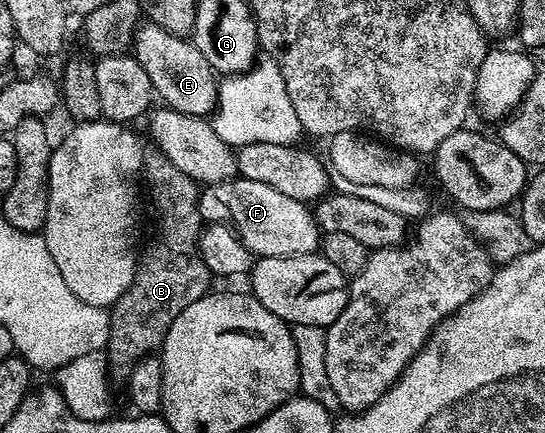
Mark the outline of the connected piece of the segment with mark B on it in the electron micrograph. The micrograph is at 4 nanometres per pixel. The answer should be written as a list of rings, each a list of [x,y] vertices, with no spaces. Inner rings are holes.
[[[153,152],[144,159],[143,182],[149,185],[149,198],[153,201],[153,214],[157,223],[153,226],[153,235],[149,243],[140,251],[137,270],[134,280],[116,303],[109,310],[109,345],[107,357],[114,367],[125,366],[132,368],[141,358],[150,357],[160,351],[165,342],[171,324],[175,324],[175,316],[187,308],[187,304],[195,304],[204,294],[210,293],[211,275],[203,264],[200,254],[197,253],[197,242],[201,239],[203,219],[199,205],[199,186],[192,178],[179,172],[159,152]]]

